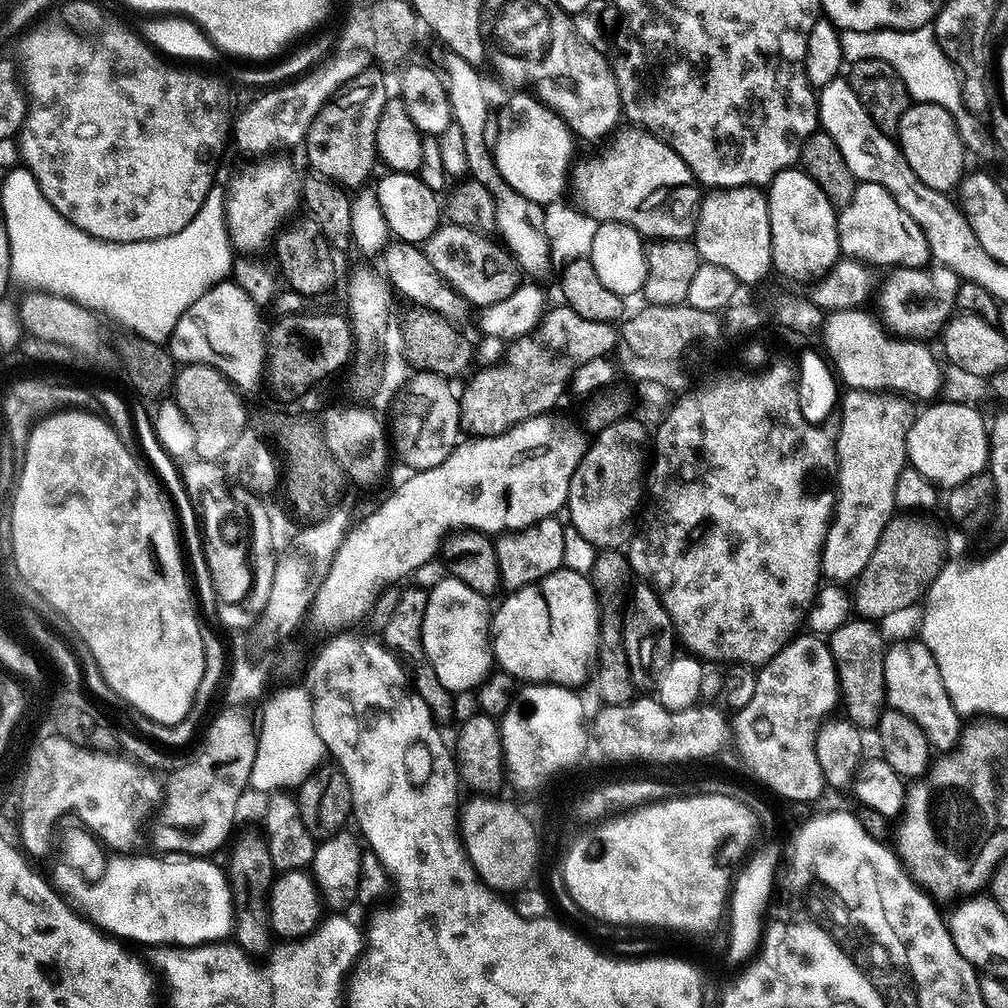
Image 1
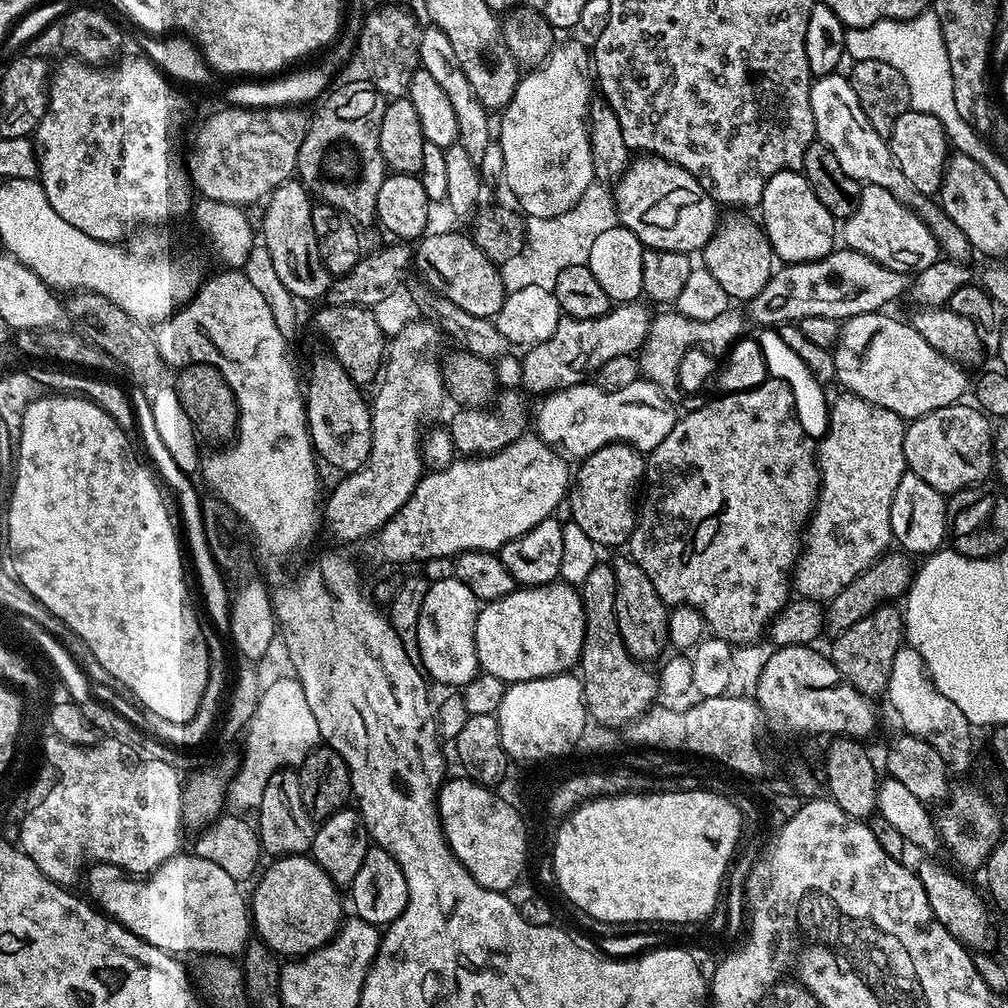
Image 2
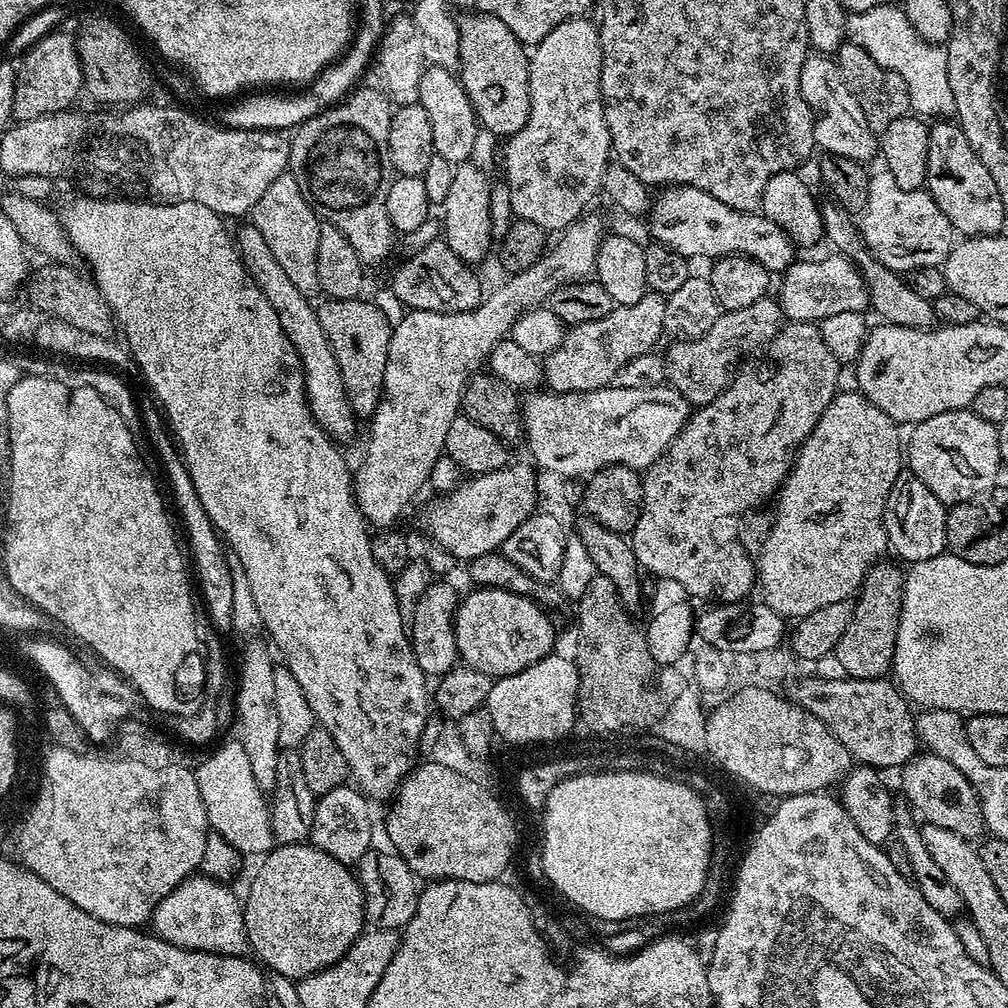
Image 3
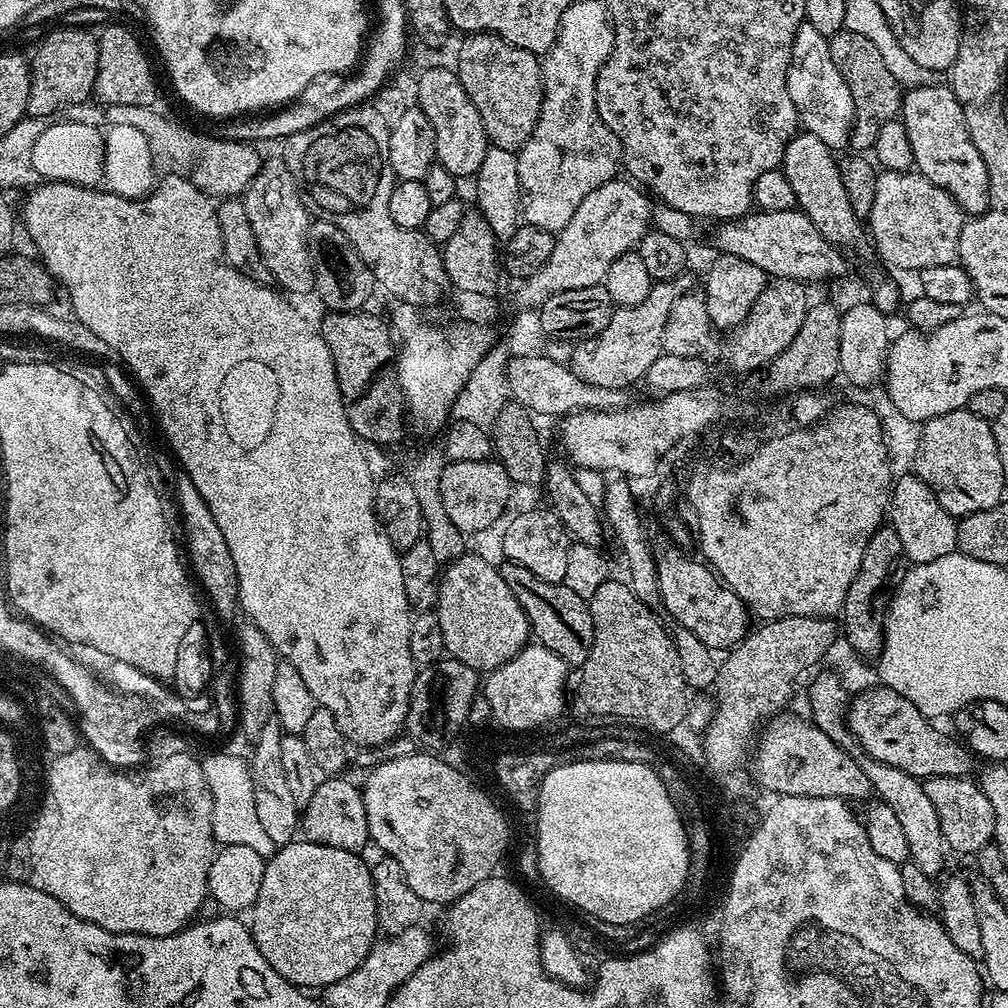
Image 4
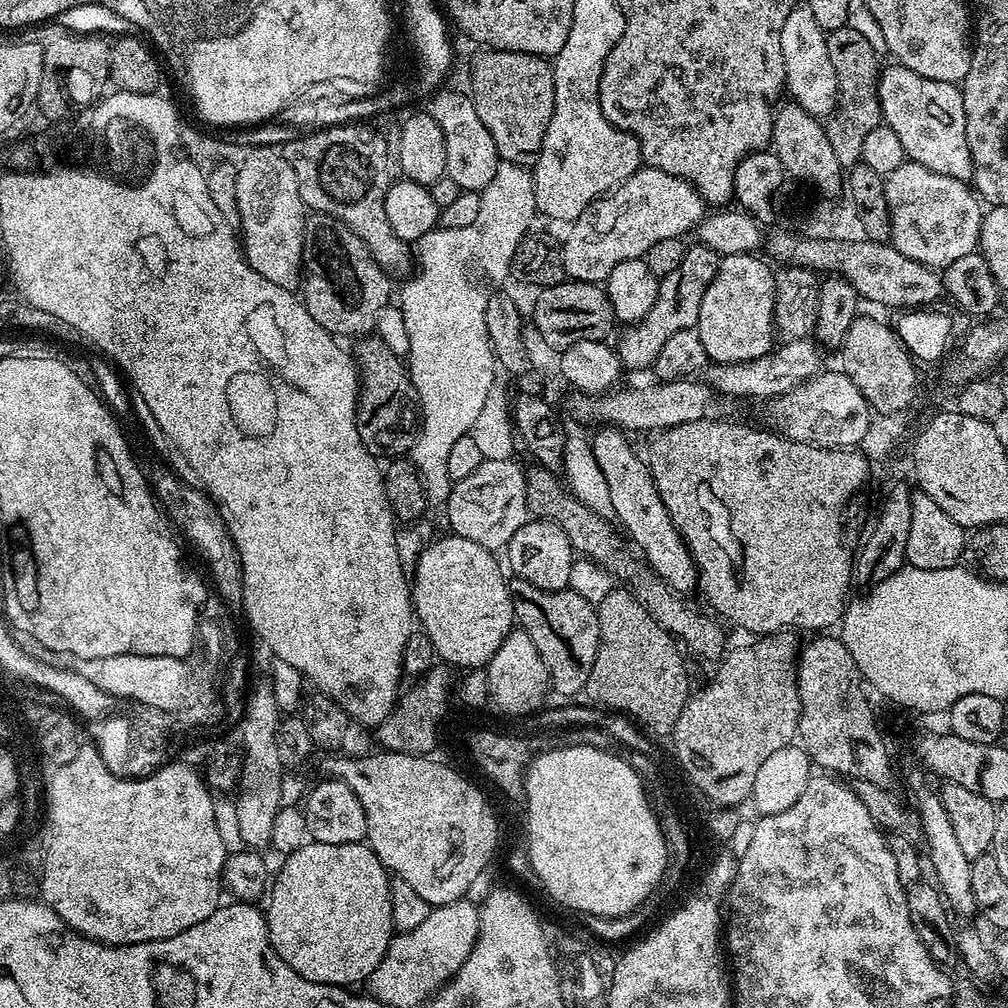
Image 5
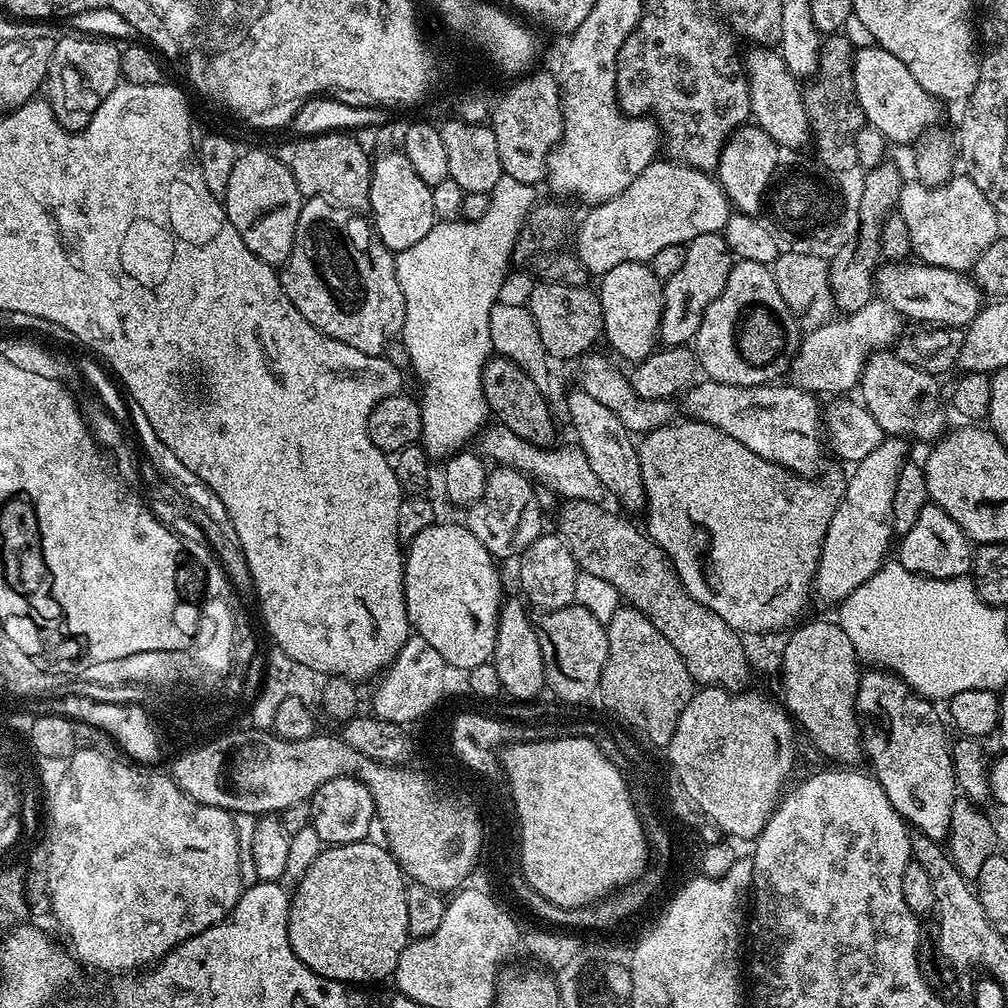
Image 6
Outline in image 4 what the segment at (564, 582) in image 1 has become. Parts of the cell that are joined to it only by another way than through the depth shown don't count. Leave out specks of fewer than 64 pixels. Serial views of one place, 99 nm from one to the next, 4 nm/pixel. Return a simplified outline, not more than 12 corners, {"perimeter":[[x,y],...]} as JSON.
{"perimeter":[[465,554],[435,589],[445,653],[481,674],[530,640],[499,567]]}

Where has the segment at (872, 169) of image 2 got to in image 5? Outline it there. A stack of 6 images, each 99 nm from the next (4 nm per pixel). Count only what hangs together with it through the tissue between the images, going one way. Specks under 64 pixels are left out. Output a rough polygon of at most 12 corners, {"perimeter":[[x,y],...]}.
{"perimeter":[[807,2],[782,25],[787,95],[831,116],[838,78]]}

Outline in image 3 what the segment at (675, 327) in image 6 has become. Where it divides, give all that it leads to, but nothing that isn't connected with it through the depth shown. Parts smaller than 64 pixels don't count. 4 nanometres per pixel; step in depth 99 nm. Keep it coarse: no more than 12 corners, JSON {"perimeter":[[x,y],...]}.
{"perimeter":[[649,290],[571,325],[543,357],[555,393],[609,387],[665,335]]}

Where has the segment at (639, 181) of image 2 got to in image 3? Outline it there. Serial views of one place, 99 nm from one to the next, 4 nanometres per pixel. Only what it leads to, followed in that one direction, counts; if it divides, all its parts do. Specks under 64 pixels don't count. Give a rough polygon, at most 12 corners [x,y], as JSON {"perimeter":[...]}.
{"perimeter":[[688,184],[646,213],[655,243],[715,262],[749,256],[770,274],[797,259],[759,211]]}

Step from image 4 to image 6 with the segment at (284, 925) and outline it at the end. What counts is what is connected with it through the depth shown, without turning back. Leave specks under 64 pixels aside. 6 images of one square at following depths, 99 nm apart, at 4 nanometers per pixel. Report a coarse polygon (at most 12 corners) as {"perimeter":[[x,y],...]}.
{"perimeter":[[383,843],[325,847],[288,938],[314,974],[389,979],[410,939]]}

